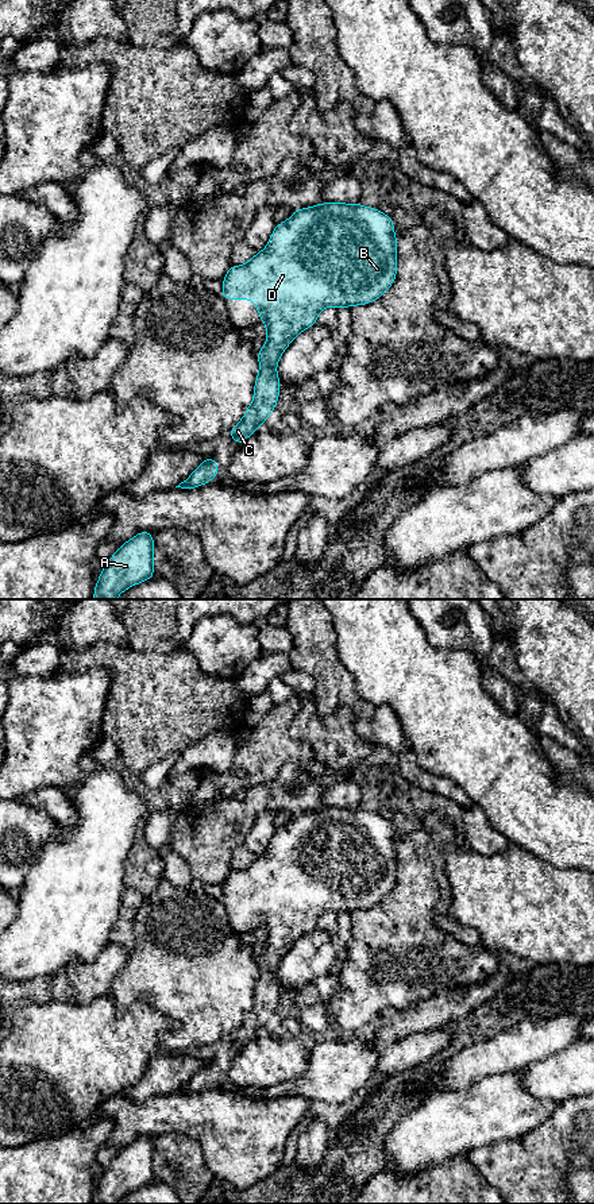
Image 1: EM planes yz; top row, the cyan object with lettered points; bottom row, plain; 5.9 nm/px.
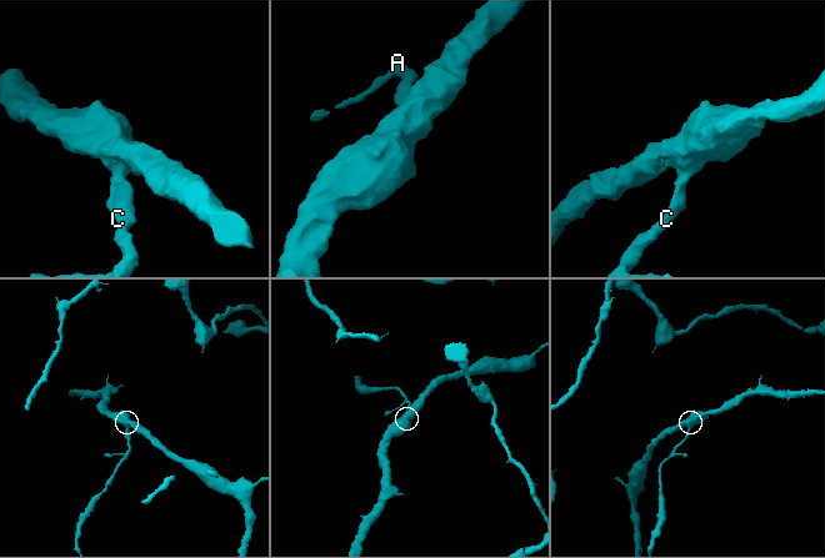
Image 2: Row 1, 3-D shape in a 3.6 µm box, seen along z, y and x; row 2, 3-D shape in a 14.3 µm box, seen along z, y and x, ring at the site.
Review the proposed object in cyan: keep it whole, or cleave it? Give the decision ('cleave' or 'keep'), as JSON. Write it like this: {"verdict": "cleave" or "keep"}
{"verdict": "keep"}

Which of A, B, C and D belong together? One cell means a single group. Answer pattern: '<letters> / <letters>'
A B C D

